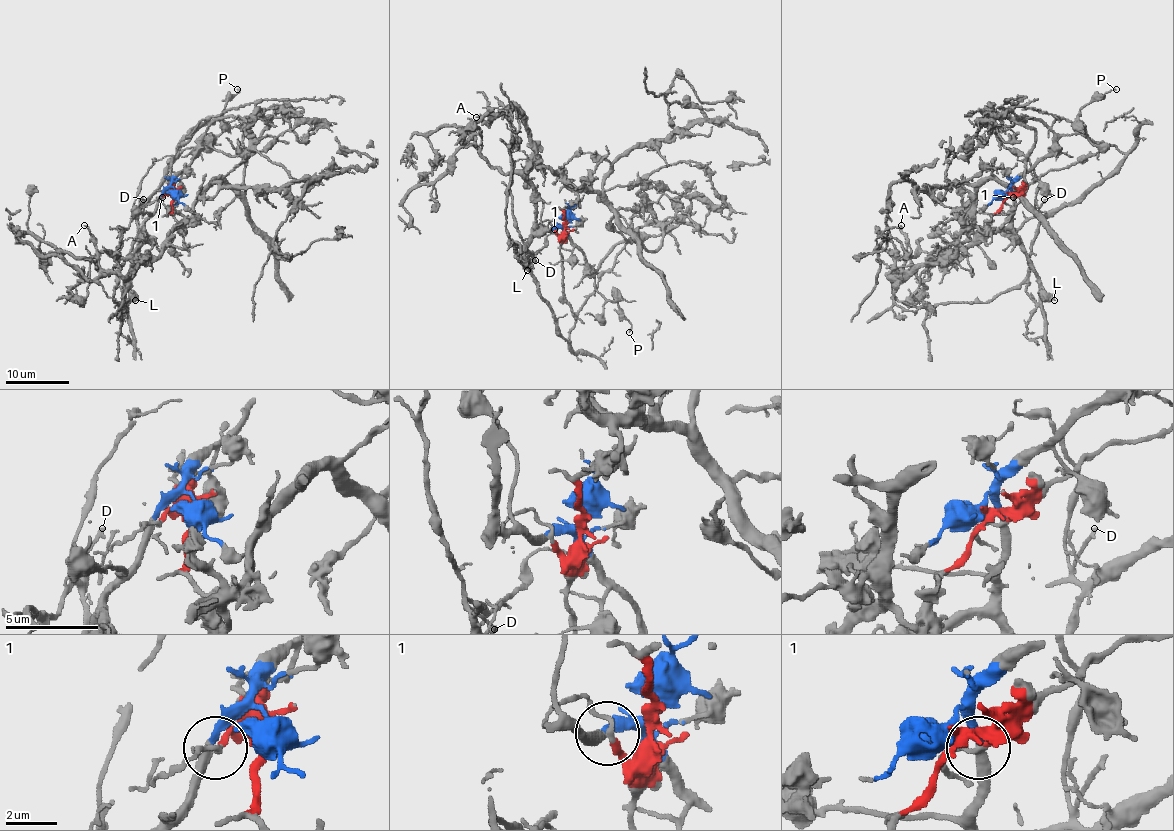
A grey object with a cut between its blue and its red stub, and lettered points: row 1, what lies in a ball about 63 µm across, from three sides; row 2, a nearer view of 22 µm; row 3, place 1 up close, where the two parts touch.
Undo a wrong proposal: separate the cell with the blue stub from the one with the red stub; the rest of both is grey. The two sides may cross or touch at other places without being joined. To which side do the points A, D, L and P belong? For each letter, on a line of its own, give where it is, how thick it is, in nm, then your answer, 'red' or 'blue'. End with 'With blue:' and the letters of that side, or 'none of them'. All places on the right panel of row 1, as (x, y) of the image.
A: at (901, 225); 180 nm thick; red
D: at (1044, 199); 200 nm thick; blue
L: at (1054, 300); 440 nm thick; blue
P: at (1116, 89); 160 nm thick; blue
With blue: D, L, P

